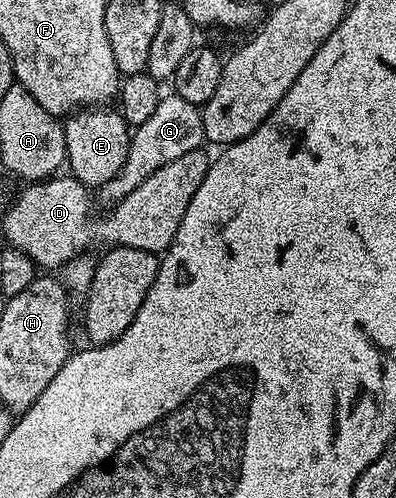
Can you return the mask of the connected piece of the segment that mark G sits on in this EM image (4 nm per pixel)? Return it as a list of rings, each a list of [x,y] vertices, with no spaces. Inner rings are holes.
[[[177,95],[163,96],[156,112],[131,132],[128,159],[124,159],[124,167],[120,167],[120,171],[116,171],[116,175],[112,175],[112,179],[100,187],[103,199],[106,203],[113,203],[124,195],[132,195],[132,191],[136,191],[136,187],[140,187],[140,183],[152,175],[152,171],[164,167],[164,163],[172,163],[172,159],[180,159],[180,155],[188,151],[202,149],[203,145],[201,108]]]

